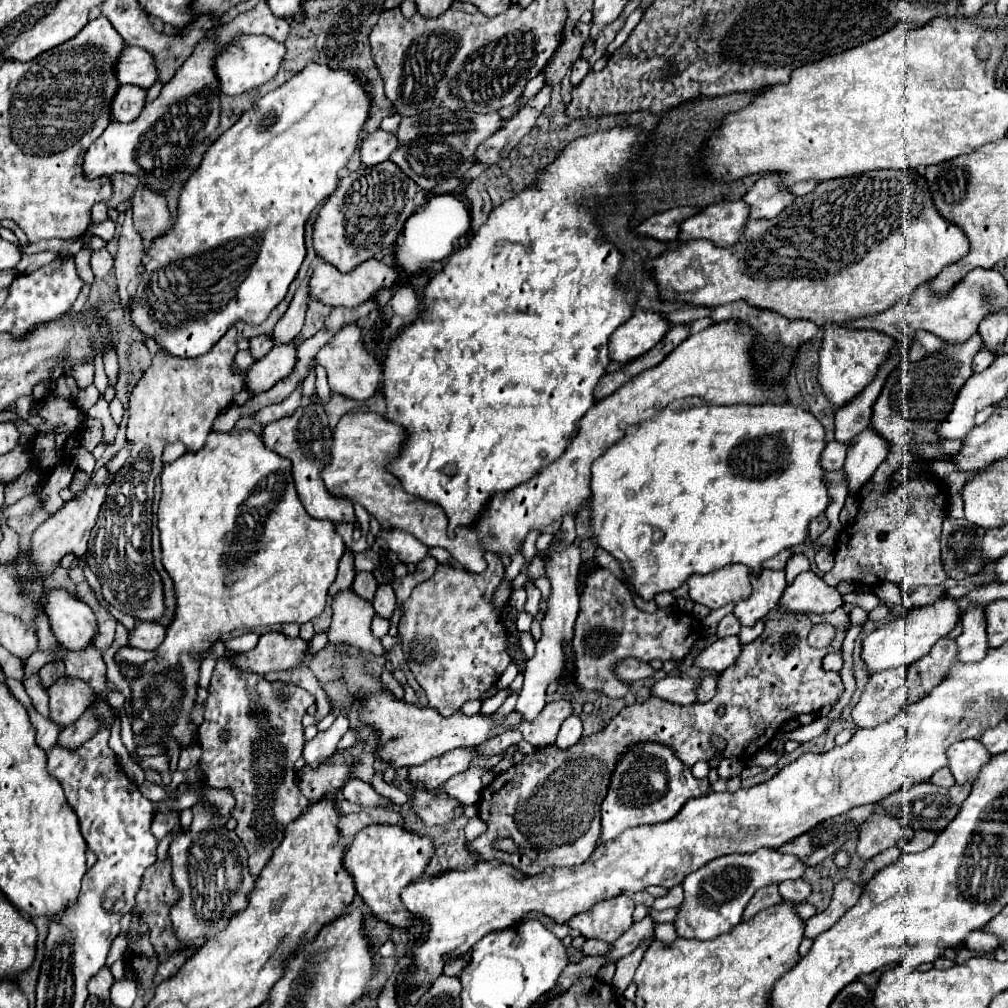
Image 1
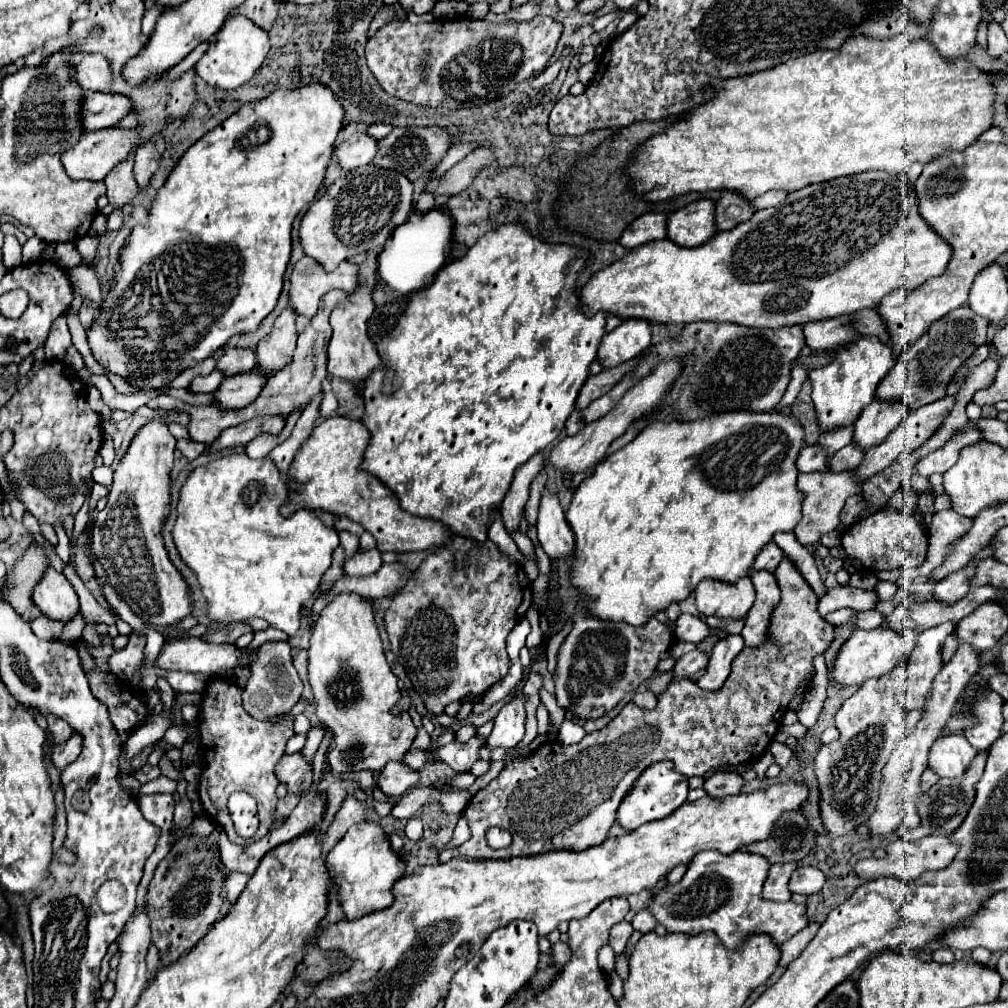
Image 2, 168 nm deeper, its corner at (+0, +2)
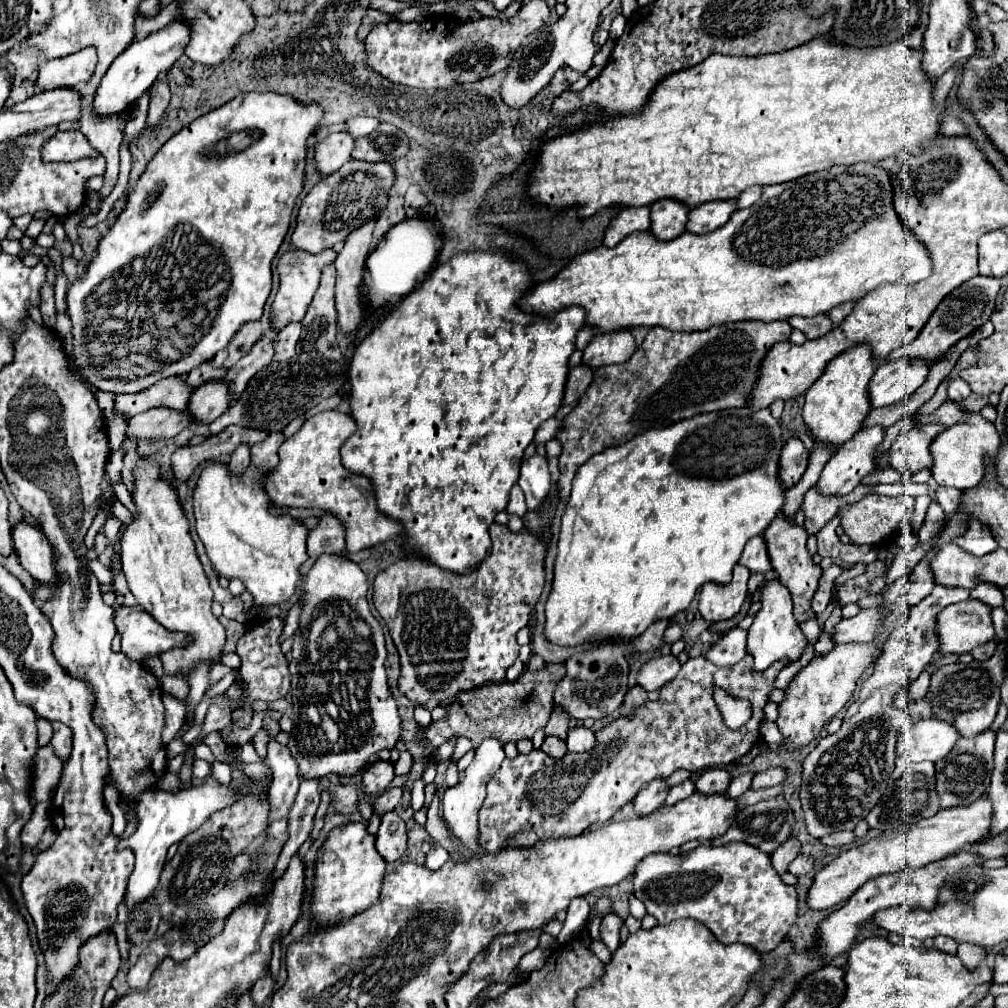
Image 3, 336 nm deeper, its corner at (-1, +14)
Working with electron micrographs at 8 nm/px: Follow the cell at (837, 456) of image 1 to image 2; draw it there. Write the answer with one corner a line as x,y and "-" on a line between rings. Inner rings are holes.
811,445
811,447
803,447
797,455
797,471
799,473
809,473
809,471
819,471
823,469
823,465
827,463
827,455
821,447

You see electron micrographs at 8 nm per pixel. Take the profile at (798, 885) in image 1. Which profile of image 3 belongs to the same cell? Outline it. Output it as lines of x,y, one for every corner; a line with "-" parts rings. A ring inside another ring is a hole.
798,855
798,857
796,857
792,863
790,863
788,871
790,871
792,875
800,877
800,875
810,873
810,871
812,871
812,867
814,867
814,859
812,859
810,855

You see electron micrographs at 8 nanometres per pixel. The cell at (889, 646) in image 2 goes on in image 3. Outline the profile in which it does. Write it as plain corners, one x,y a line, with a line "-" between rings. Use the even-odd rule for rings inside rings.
842,643
834,645
832,651
814,657
790,683
786,689
786,699
780,703
780,717
776,721
778,729
786,737
786,747
808,745
820,735
822,727
846,705
856,689
856,681
866,671
866,667
878,659
882,647
876,643

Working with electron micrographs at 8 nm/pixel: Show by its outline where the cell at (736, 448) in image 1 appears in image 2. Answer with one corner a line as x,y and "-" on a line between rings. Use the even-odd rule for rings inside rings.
731,411
711,415
699,421
679,423
679,421
659,421
647,425
631,443
609,455
595,467
595,473
581,481
575,489
571,505
565,513
565,521
575,535
575,549
571,561
571,585
577,589
577,595
583,595
583,607
595,617
607,621
623,621
633,627
645,625
657,611
665,611
671,603
687,599
703,579
715,579
723,583
737,583
739,577
745,577
753,565
755,555
773,539
777,531
793,531
801,521
801,493
797,489
797,467
795,459
803,447
803,427
793,415
781,413
751,413
751,411

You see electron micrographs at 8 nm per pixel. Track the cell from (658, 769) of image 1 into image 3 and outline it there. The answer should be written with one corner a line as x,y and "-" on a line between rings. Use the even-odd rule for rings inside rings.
656,777
648,785
644,785
638,791
638,795
632,799
634,811
638,815
648,815
654,809
662,807
664,801
666,801
666,797
668,797
668,789
670,789
670,785
666,783
666,777

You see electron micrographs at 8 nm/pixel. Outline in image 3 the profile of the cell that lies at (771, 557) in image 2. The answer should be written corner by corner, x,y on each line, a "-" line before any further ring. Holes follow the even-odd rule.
758,535
758,537
752,537
742,555
740,555
740,561
744,567
748,567
752,573
768,573
772,569
770,565
770,557
768,557
768,549
766,549
766,543
764,543
764,537

